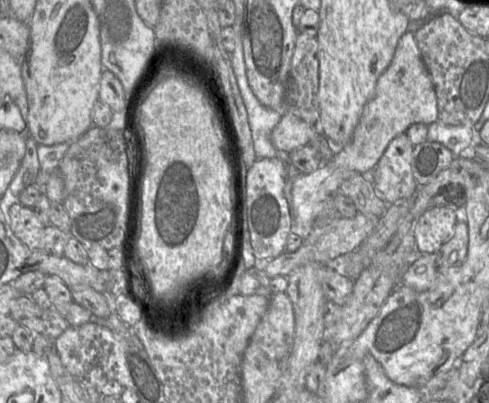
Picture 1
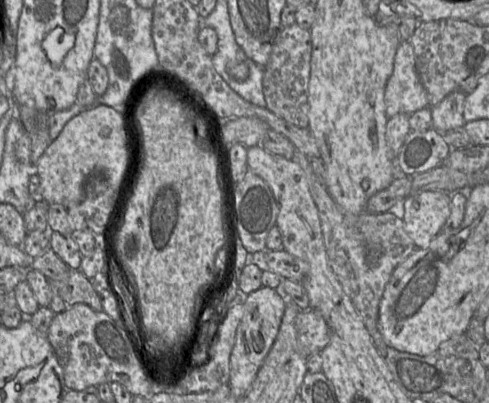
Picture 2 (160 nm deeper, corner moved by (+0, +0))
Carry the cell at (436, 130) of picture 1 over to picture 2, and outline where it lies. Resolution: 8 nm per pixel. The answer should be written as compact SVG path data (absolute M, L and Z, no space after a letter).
M454 91L432 106L432 127L441 133L463 128L466 124L463 116L466 95L461 91Z

